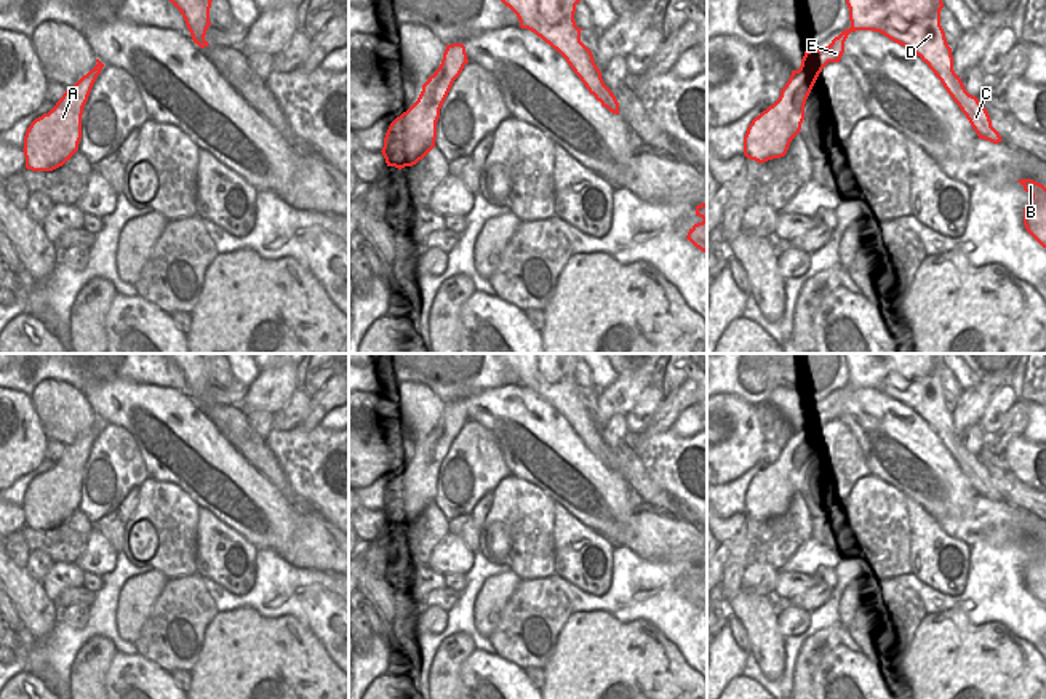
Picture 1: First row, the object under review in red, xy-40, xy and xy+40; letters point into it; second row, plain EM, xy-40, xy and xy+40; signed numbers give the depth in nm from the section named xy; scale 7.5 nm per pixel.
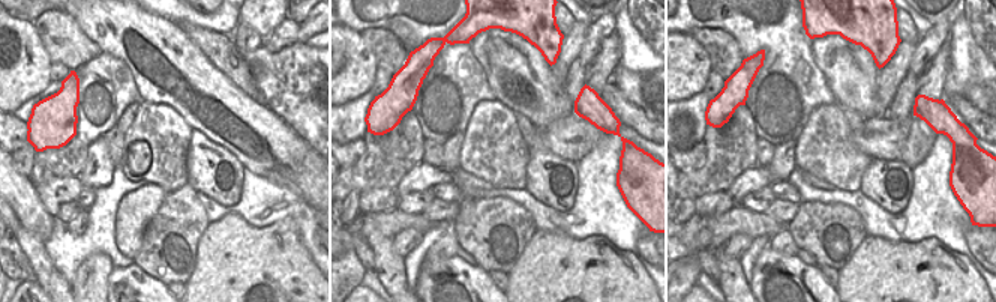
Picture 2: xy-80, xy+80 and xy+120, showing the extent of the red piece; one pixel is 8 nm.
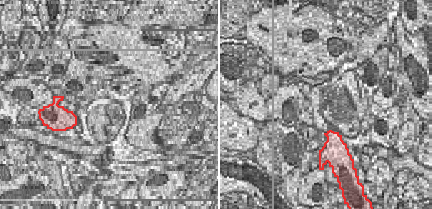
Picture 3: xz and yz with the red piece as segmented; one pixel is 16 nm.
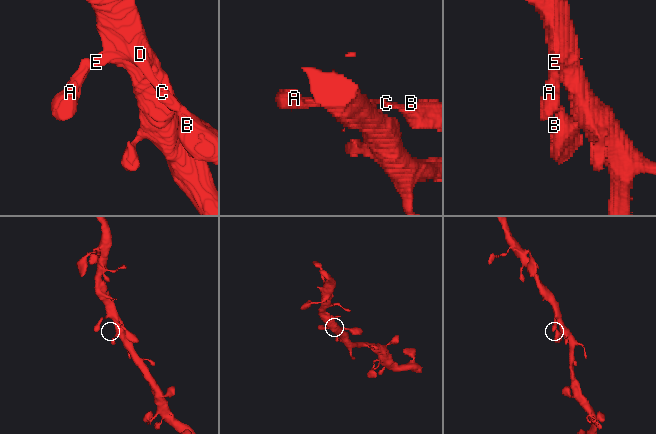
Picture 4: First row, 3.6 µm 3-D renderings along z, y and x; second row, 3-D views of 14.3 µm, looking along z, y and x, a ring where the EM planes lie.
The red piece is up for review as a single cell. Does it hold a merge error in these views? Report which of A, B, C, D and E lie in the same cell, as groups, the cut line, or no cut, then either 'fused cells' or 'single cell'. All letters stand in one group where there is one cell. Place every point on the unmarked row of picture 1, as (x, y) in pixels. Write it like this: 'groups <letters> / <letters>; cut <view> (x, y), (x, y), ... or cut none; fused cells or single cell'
groups A B C D E; cut none; single cell

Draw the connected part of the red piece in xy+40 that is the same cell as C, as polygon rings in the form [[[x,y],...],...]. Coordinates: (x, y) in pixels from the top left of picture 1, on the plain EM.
[[[844,353],[851,385],[825,406],[804,409],[798,429],[779,457],[752,478],[744,494],[744,513],[758,521],[781,517],[804,478],[806,457],[828,421],[840,421],[851,390],[873,389],[912,408],[940,438],[969,478],[979,497],[1001,501],[987,467],[969,453],[953,429],[952,406],[940,384],[942,353]]]

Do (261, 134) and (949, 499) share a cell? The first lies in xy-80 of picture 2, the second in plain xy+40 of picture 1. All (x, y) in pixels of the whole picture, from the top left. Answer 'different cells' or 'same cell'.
same cell

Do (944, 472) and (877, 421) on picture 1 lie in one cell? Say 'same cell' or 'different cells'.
same cell

